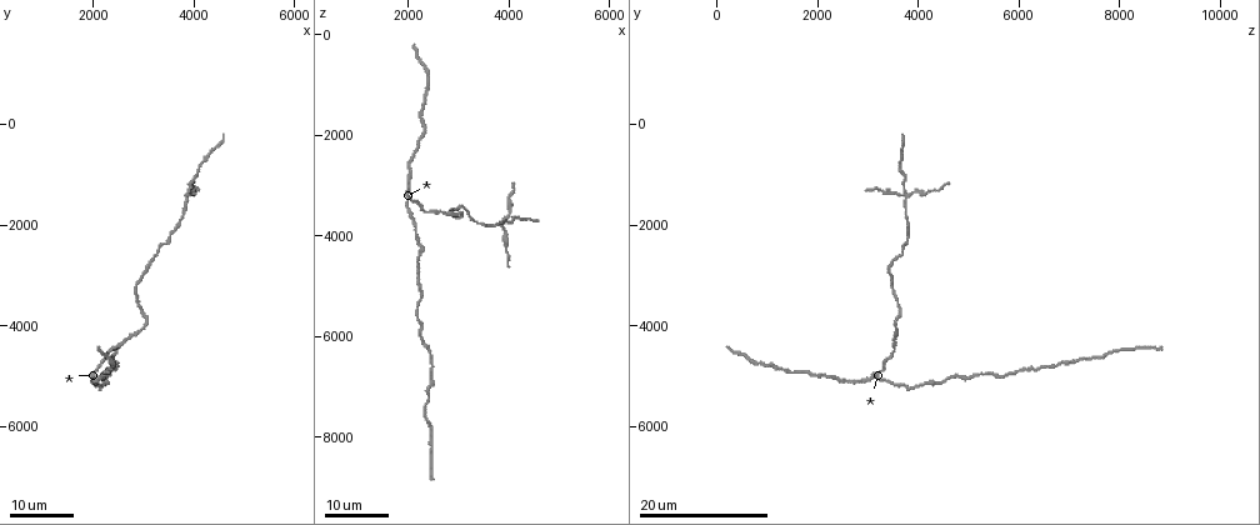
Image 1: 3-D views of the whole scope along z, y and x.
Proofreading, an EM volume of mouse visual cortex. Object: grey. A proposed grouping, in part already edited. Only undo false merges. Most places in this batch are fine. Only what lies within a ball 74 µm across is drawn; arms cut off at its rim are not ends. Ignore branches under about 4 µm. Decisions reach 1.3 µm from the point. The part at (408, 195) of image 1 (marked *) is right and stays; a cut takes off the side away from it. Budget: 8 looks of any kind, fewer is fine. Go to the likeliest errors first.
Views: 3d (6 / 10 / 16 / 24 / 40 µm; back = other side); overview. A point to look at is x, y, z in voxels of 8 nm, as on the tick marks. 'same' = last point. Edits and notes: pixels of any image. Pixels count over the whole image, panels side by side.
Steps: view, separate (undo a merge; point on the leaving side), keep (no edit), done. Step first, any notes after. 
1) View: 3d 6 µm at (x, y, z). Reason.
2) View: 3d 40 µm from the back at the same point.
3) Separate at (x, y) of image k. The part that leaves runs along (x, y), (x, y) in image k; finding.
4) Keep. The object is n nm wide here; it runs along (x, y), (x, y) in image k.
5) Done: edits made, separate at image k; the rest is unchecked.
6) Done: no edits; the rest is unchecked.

View: 3d 24 µm at (3850, 1400, 3850). Four or more arms meet.

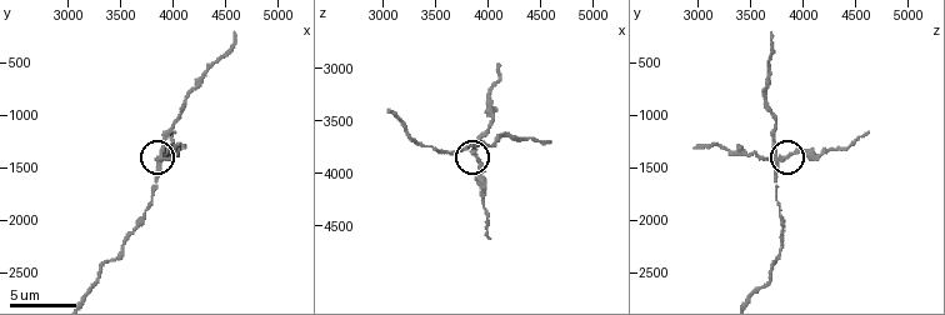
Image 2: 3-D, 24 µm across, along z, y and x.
View: 3d 6 µm at (3880, 1400, 3780). Closer look.

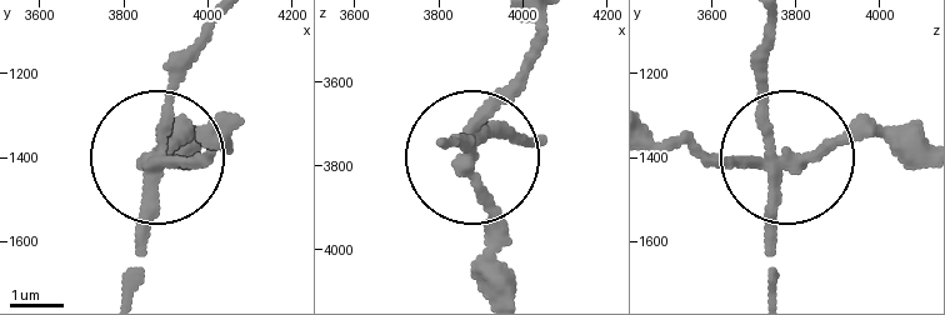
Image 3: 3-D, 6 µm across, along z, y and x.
Separate at (203, 168) of image 3. The side arm is 8 µm long; 4 arms meet here; two neurons meet here.

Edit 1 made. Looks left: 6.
View: 3d 16 µm at (3540, 2220, 3780). Sudden change in width.

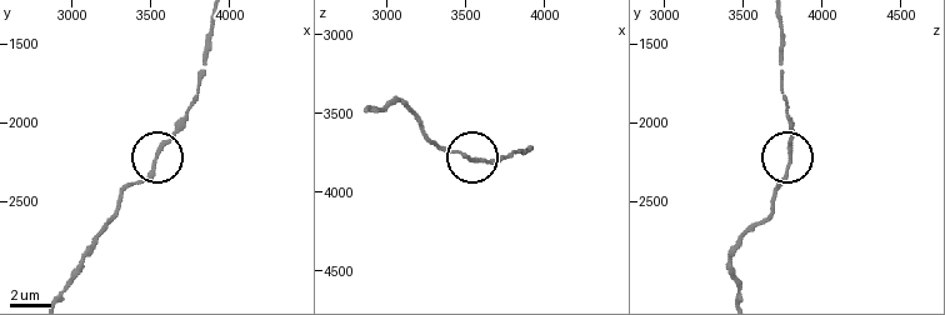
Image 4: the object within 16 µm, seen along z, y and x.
Keep. It runs along (740, 293), (733, 253), (768, 216), (786, 176), (788, 118) in image 4; one neuron here.

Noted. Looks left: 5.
View: 3d 24 µm at (2150, 5150, 4100). Thick turns thin.

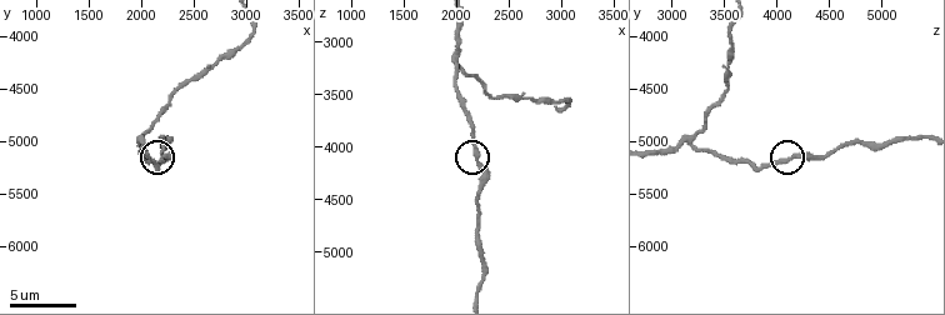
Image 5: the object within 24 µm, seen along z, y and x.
View: 3d 10 µm at (2180, 5160, 4120).

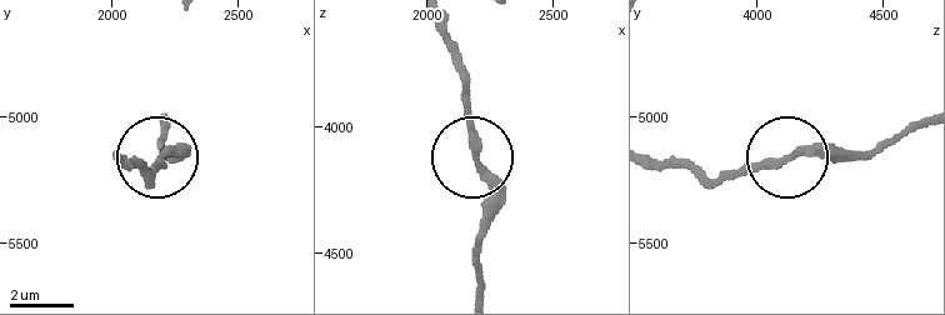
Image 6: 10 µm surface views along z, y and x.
Keep. One neuron here.

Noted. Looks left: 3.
View: 3d 10 µm at (3220, 2660, 3560). Calibre changes.

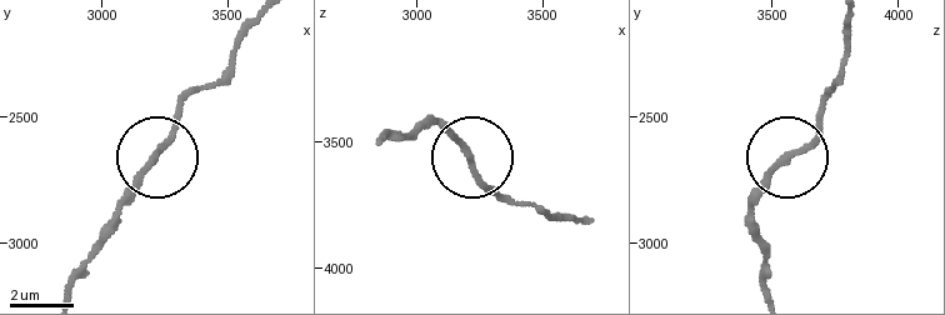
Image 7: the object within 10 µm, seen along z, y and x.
Keep. The object is 200 nm wide here; all the same neuron.

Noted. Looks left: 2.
Done: edits made, separate at image 3; the rest is unchecked.

